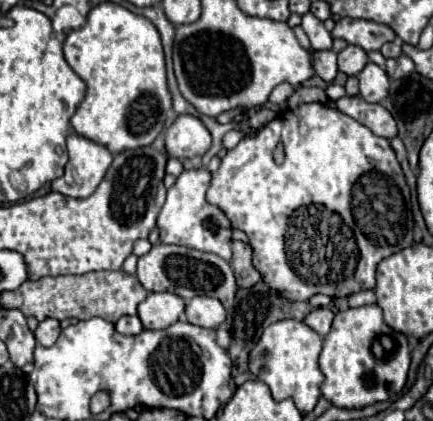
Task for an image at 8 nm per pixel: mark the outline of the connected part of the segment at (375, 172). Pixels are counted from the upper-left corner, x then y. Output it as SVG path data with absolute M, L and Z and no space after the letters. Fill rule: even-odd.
M309 102L309 104L301 104L297 108L285 110L281 112L275 120L271 120L269 124L265 124L261 130L257 130L253 136L243 138L233 150L227 150L227 154L221 160L221 166L217 172L213 172L213 180L211 186L207 190L207 200L215 206L219 206L231 220L233 228L239 228L247 234L249 238L249 246L253 248L253 264L259 270L259 274L263 276L263 280L277 292L281 292L285 298L289 300L309 300L313 294L327 294L331 298L343 298L349 296L353 292L361 292L367 288L375 288L375 270L377 264L383 258L389 258L391 254L407 248L413 244L413 214L407 206L407 182L405 176L401 172L401 166L395 158L395 152L389 144L387 138L375 136L369 128L365 128L363 124L359 124L357 120L353 120L351 116L329 108L327 104L321 102ZM277 142L285 144L285 160L283 164L275 164L273 160L273 148L277 146ZM397 186L397 194L391 194L391 188Z

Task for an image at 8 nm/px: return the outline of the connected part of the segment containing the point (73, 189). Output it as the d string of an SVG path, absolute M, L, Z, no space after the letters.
M75 132L67 136L67 150L69 162L65 166L65 174L49 182L49 188L71 198L87 198L103 180L113 162L113 154L105 146Z

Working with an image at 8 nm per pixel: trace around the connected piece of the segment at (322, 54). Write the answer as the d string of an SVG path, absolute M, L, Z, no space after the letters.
M313 50L313 58L315 58L315 74L319 78L323 78L325 82L331 82L337 74L337 56L331 50Z

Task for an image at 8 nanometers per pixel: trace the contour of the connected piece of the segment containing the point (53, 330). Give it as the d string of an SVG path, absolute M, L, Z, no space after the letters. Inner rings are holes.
M47 318L47 320L39 322L39 326L35 330L35 338L41 346L53 346L55 340L59 338L59 334L61 334L61 326L55 318Z

